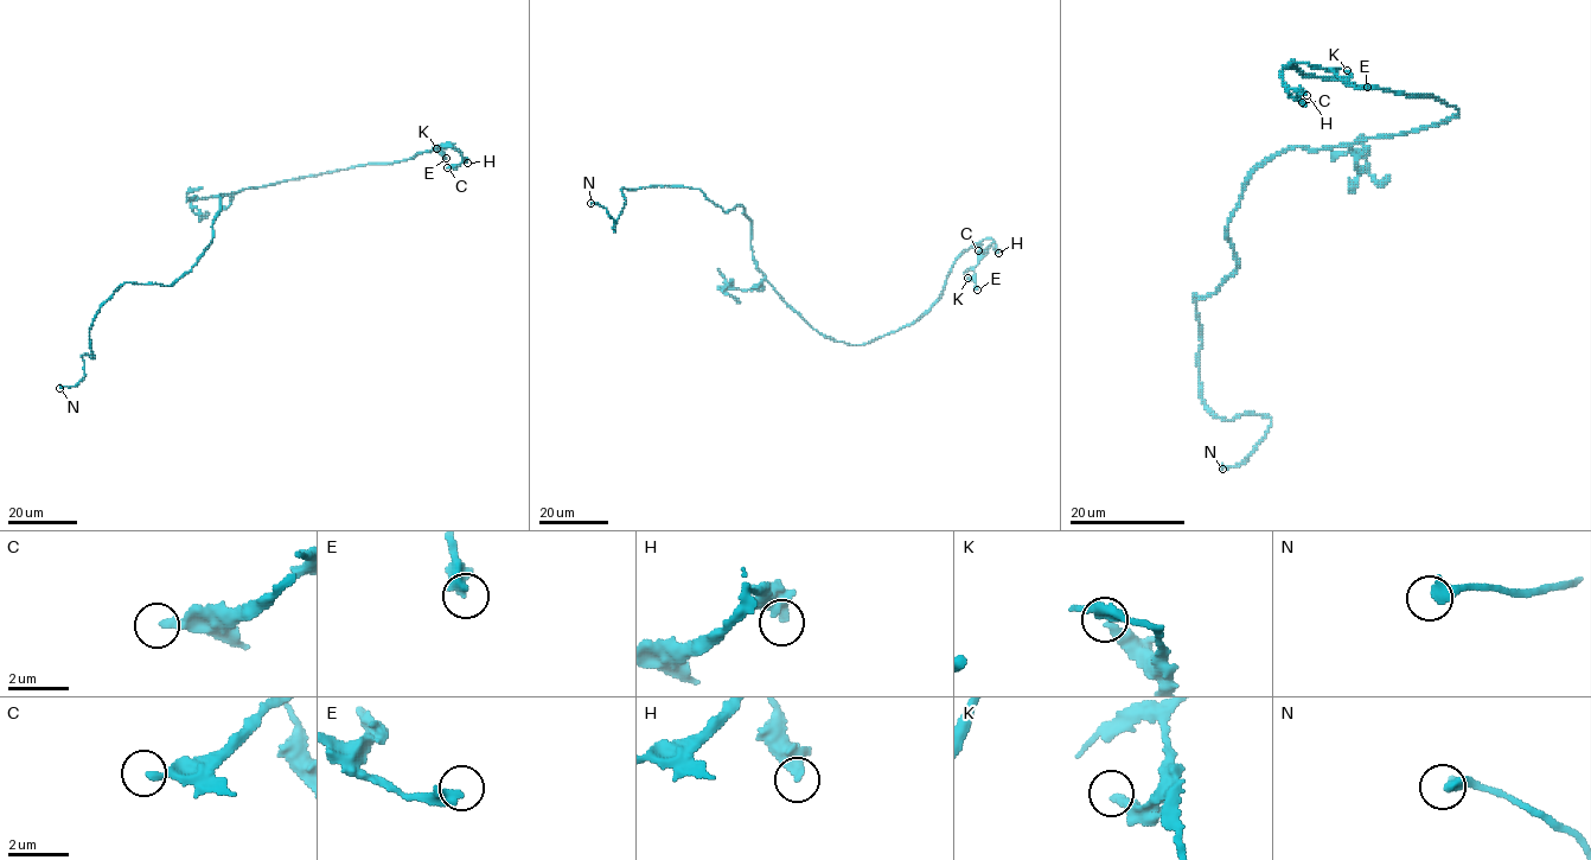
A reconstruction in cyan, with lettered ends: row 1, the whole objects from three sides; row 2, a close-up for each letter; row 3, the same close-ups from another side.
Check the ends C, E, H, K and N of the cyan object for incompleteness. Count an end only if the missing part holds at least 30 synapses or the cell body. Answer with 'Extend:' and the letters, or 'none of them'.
Extend: none of them

